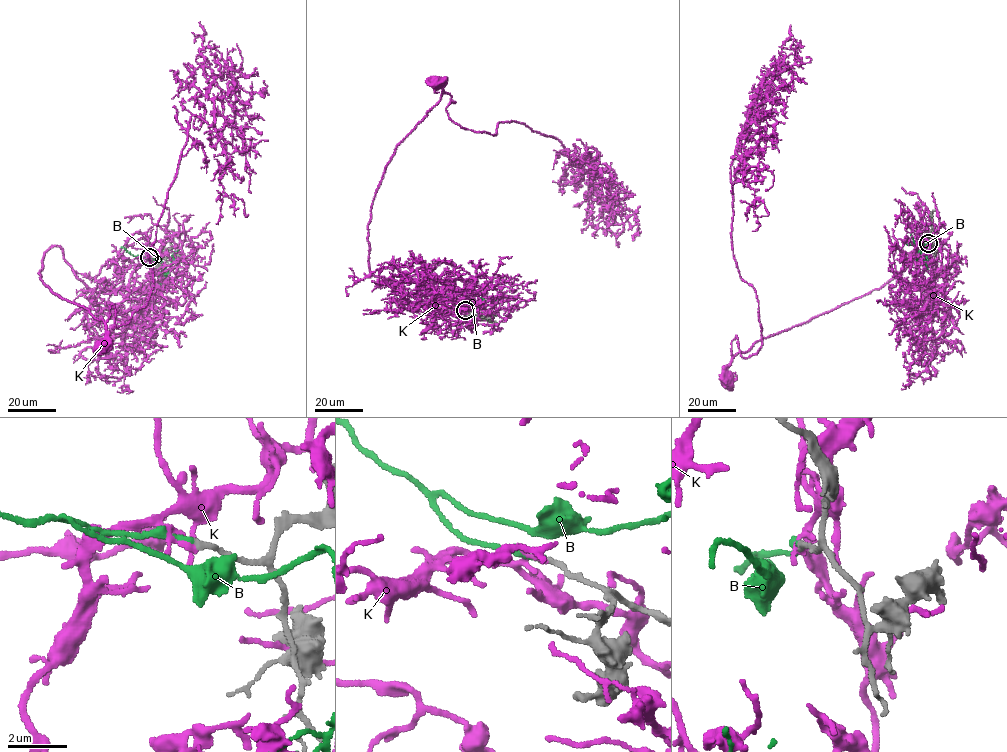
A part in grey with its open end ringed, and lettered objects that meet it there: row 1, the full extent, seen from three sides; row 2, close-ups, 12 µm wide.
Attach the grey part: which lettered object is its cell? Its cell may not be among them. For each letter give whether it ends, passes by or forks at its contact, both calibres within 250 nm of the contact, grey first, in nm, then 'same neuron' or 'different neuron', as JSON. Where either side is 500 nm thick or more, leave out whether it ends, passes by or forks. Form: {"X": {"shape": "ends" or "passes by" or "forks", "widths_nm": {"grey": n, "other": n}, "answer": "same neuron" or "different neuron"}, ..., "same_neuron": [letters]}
{"B": {"shape": "ends", "widths_nm": {"grey": 180, "other": 130}, "answer": "same neuron"}, "K": {"shape": "ends", "widths_nm": {"grey": 180, "other": 200}, "answer": "different neuron"}, "same_neuron": ["B"]}

